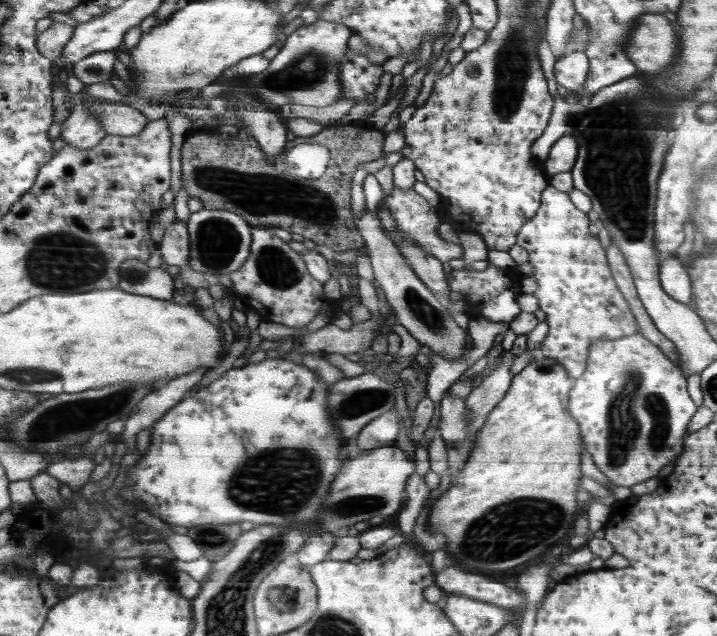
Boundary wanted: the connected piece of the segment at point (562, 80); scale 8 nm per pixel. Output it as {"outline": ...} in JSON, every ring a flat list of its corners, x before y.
{"outline":[[584,51,562,54,554,65,559,92,578,92,584,88,588,74,588,55]]}

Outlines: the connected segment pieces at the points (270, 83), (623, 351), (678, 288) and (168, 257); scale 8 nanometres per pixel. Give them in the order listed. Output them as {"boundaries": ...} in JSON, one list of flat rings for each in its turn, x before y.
{"boundaries":[[[323,22,304,25,286,37,284,45,268,68,258,74,248,76,246,80,251,94,262,99,270,106,280,108,285,104,305,104,308,106,328,106,342,97,340,82,340,60,346,54,350,31,341,22]],[[640,332,616,339,615,341,602,340,593,344,589,351,588,366,585,368,584,374,577,378,572,394,569,395,569,408,573,413,574,420,577,420,578,424,581,424,581,432,582,437,585,438,586,450,592,455,592,459,594,459,594,463,598,469,614,485,628,488,634,486,634,484,657,477,663,467,669,463,675,463,677,456,681,456,684,453,684,439,686,438,686,434,688,434,689,424,692,422,694,414,696,414,696,404,690,400,690,396,686,392,686,378,682,376,682,370,661,351,661,348,658,348,658,345,655,345,653,341,650,341]],[[677,257,662,260,661,287,674,300,690,304,692,297,690,273]],[[175,219,167,228,165,239,158,249,162,270,168,266,187,268,190,259,189,233,184,221]]]}

